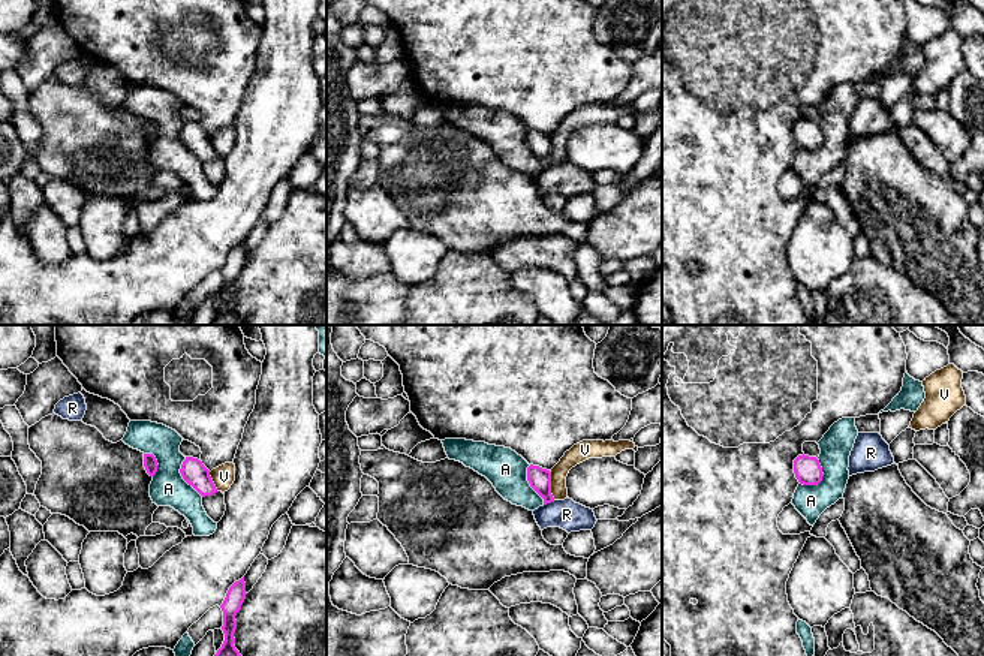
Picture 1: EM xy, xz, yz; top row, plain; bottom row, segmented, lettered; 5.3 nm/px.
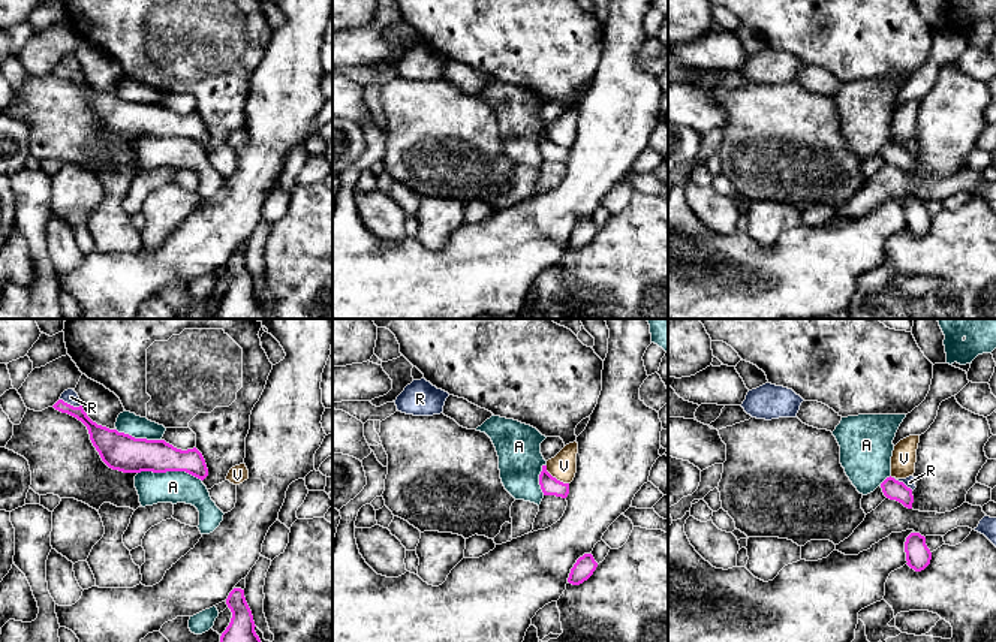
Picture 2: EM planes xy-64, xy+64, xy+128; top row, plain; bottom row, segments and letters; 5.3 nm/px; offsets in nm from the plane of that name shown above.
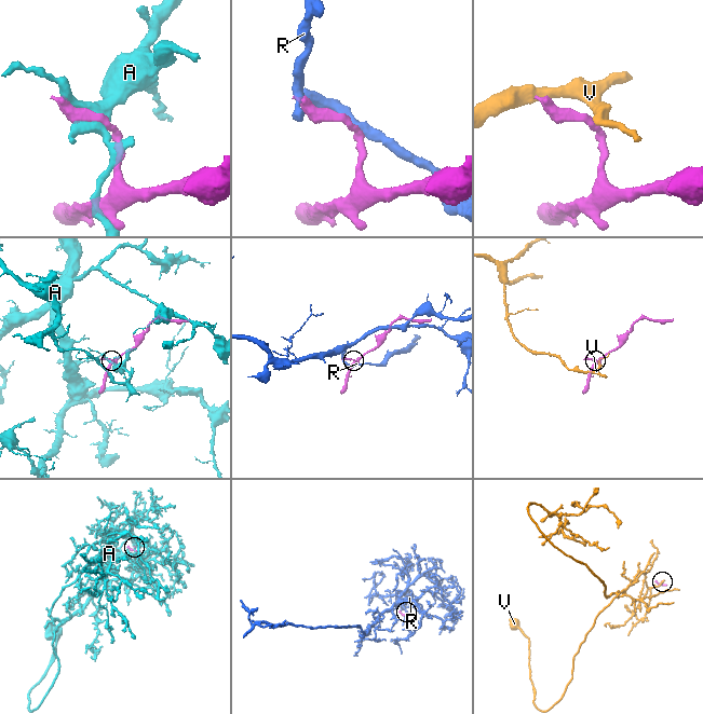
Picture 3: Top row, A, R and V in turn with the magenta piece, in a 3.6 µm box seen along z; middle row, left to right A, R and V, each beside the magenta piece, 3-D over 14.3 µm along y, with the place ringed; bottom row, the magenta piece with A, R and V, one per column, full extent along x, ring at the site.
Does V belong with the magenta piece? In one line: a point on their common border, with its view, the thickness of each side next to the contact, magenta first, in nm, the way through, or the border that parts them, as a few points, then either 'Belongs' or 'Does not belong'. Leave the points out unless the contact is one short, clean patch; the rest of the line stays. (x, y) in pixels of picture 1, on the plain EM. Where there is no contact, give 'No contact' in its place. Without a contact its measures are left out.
Touches magenta at xz (550, 150). Thickness 120 nm (magenta) against 100 nm. Boundary: xz (548, 135), (554, 164). Does not belong

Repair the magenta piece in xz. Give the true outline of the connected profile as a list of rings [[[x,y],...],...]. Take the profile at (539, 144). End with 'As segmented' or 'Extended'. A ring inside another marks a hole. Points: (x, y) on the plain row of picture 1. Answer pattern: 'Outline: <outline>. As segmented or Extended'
Outline: [[[539,130],[527,132],[527,145],[530,151],[544,163],[544,169],[554,166],[551,159],[551,136]]]. As segmented

